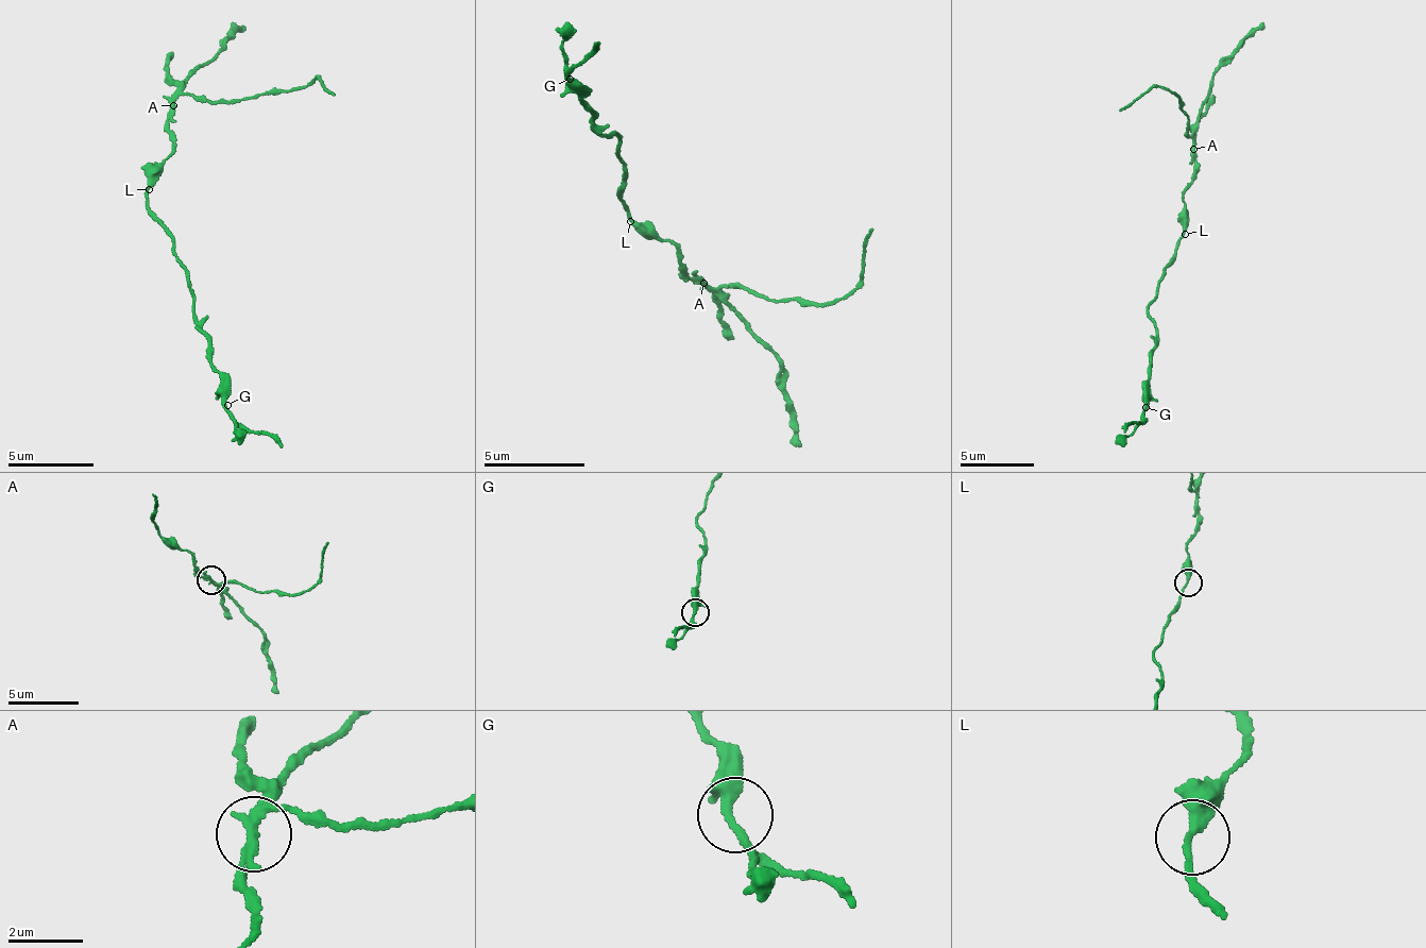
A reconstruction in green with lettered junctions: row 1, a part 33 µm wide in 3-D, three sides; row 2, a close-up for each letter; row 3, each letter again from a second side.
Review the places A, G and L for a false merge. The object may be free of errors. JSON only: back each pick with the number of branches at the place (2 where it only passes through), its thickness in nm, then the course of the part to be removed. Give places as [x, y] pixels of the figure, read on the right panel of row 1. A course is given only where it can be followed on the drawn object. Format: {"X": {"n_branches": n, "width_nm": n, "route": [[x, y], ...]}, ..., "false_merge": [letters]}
{"A": {"n_branches": 3, "width_nm": 200, "route": [[1193, 148], [1186, 135], [1187, 122], [1180, 97], [1168, 88], [1156, 86], [1119, 109]]}, "false_merge": ["A"]}

